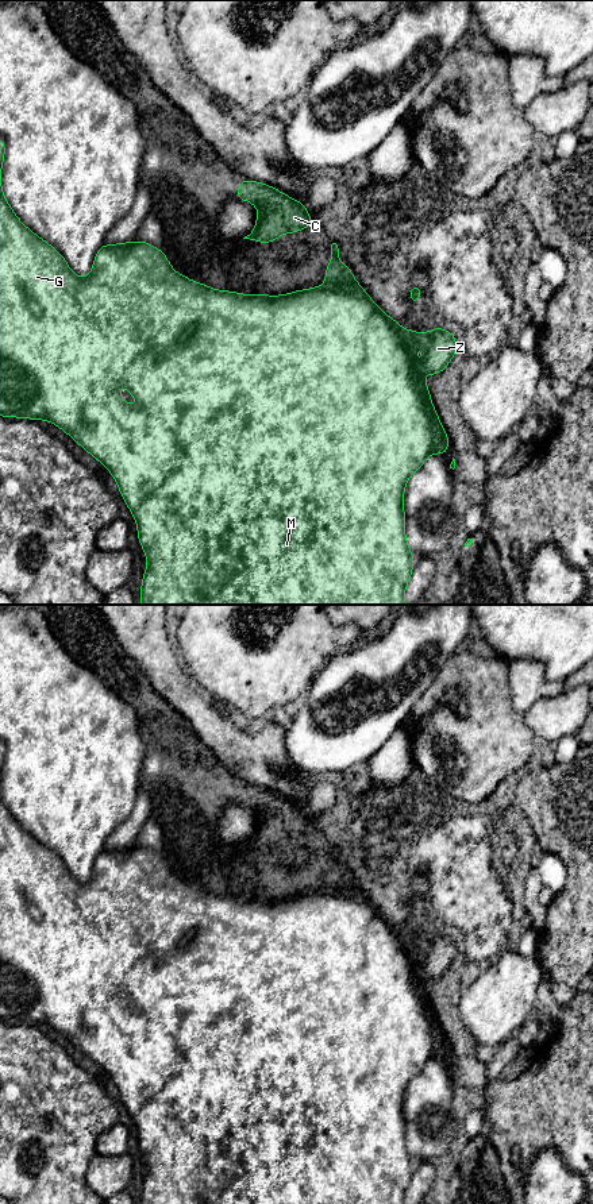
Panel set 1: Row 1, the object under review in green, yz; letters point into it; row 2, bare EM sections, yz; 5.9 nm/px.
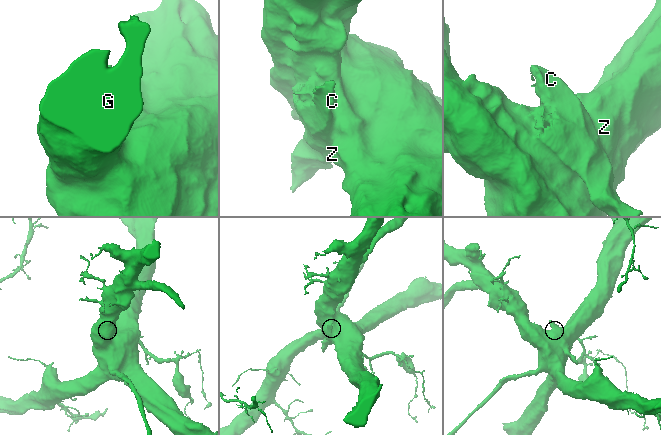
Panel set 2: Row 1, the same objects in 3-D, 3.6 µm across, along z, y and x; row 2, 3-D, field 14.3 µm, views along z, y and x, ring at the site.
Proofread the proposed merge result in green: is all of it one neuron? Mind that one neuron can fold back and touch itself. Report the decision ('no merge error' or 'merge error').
merge error

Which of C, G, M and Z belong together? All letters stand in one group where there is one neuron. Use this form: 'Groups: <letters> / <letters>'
Groups: C / G M Z

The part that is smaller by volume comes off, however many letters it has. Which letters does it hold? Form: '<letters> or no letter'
C

